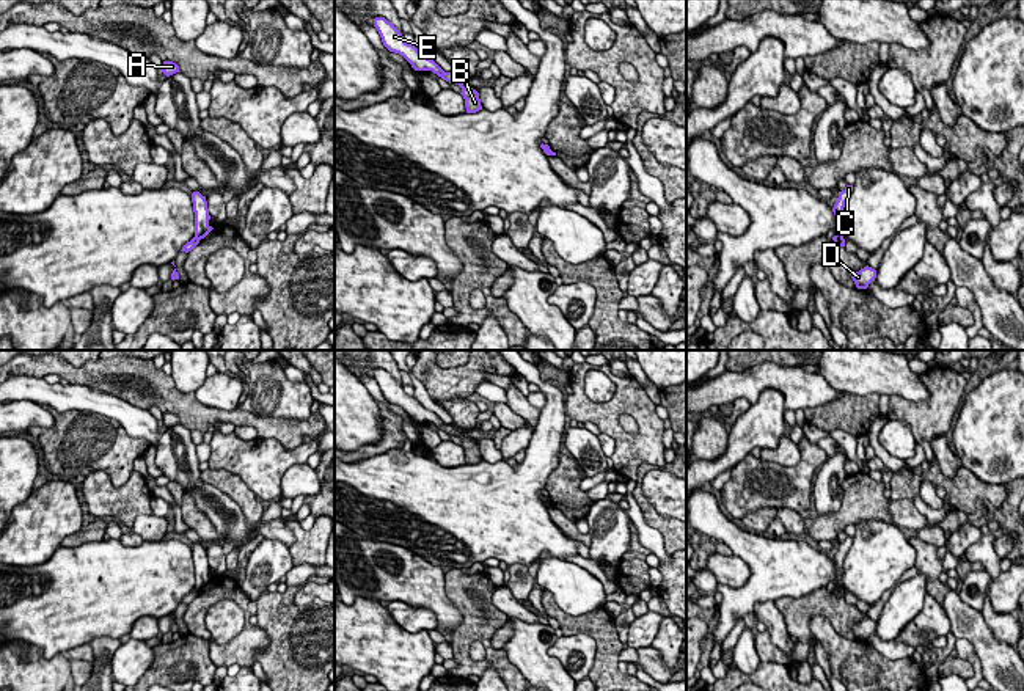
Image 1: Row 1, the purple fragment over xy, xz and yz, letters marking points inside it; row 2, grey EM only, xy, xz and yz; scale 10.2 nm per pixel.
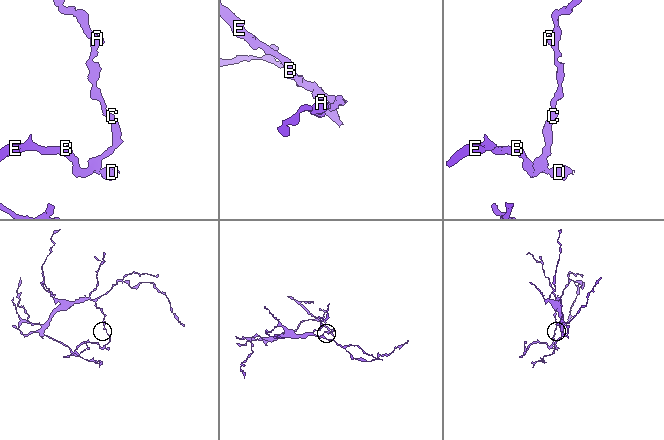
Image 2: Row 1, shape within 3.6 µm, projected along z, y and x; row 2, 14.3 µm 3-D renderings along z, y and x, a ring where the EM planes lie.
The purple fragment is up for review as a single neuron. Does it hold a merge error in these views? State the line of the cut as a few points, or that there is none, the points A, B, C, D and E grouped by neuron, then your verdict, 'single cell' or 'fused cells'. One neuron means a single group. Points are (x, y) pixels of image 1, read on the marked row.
xy (195, 236), (200, 239) | A C / B D E | fused cells

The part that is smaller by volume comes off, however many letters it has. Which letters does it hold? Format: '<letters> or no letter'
B, D, E

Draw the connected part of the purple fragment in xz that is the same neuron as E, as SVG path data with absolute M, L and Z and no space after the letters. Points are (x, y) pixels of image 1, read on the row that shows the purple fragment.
M375 17L374 27L377 28L383 46L394 53L402 55L415 71L432 71L443 80L455 83L462 88L466 113L476 113L482 110L479 93L473 90L466 82L460 80L454 72L444 72L433 60L424 57L413 44L408 44L402 33L385 17Z

